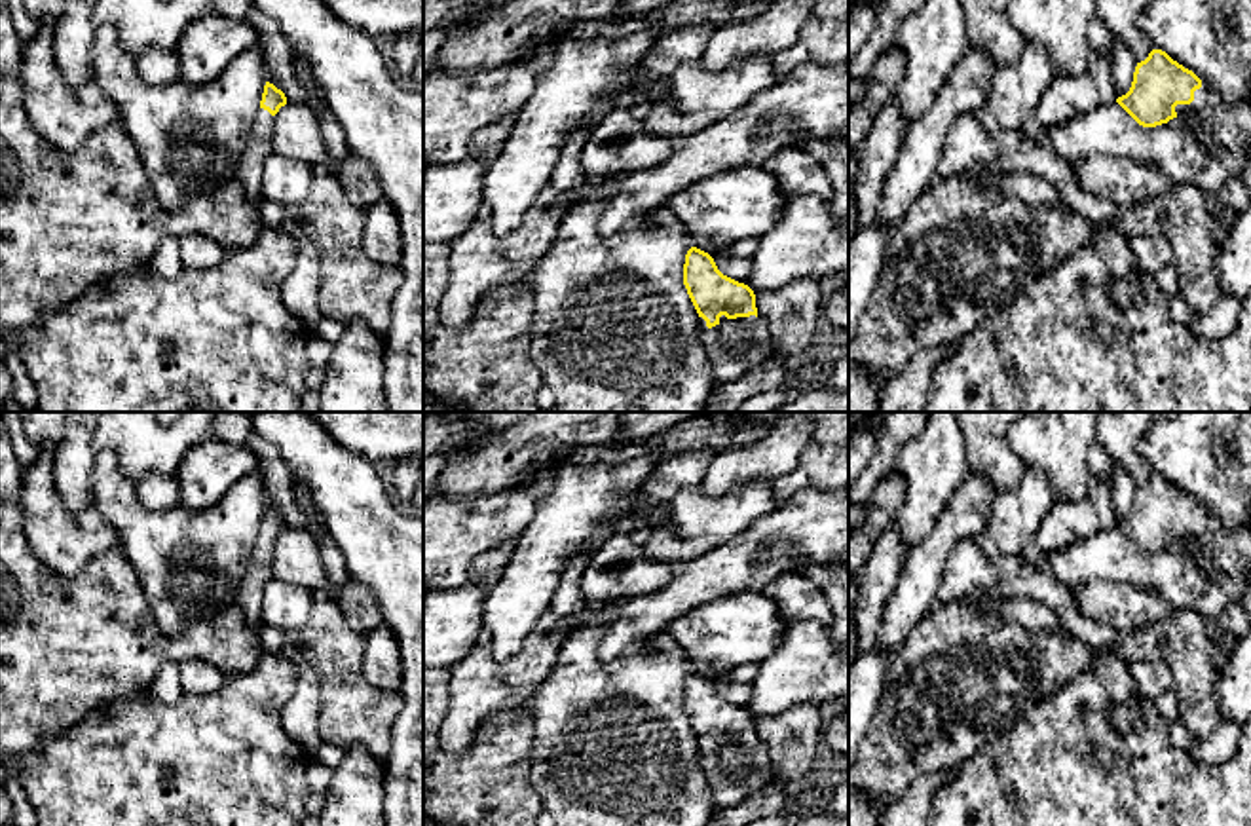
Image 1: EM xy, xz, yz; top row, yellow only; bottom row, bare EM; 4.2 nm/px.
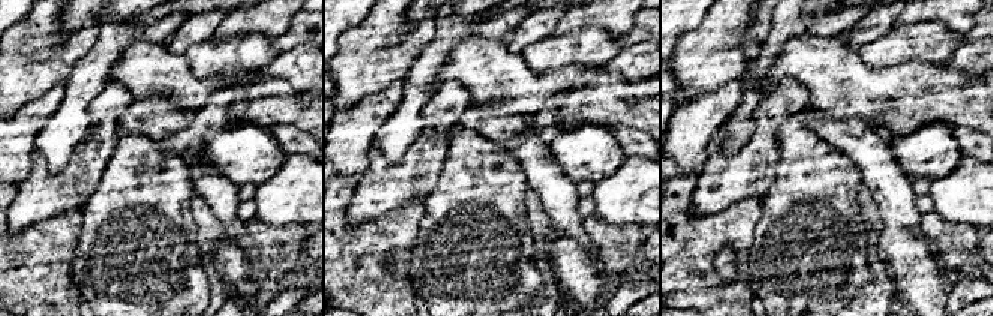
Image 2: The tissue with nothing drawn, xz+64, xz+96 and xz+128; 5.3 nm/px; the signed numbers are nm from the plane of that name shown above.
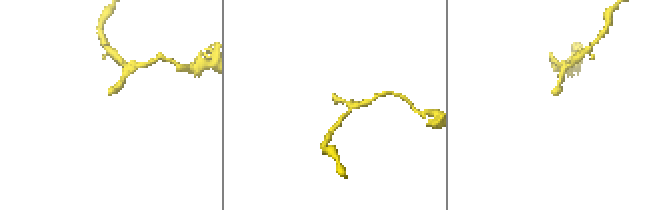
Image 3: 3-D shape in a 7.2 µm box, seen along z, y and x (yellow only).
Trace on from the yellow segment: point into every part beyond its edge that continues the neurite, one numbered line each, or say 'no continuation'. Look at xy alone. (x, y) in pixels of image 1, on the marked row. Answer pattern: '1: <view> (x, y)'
1: xy (259, 147)

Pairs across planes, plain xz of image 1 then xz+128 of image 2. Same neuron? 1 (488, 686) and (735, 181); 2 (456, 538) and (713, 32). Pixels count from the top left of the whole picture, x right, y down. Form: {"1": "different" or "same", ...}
{"1": "same", "2": "same"}

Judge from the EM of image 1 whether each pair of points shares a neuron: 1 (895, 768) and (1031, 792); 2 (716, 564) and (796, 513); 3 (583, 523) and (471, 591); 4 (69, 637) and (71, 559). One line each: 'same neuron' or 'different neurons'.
1: different neurons
2: same neuron
3: different neurons
4: different neurons

